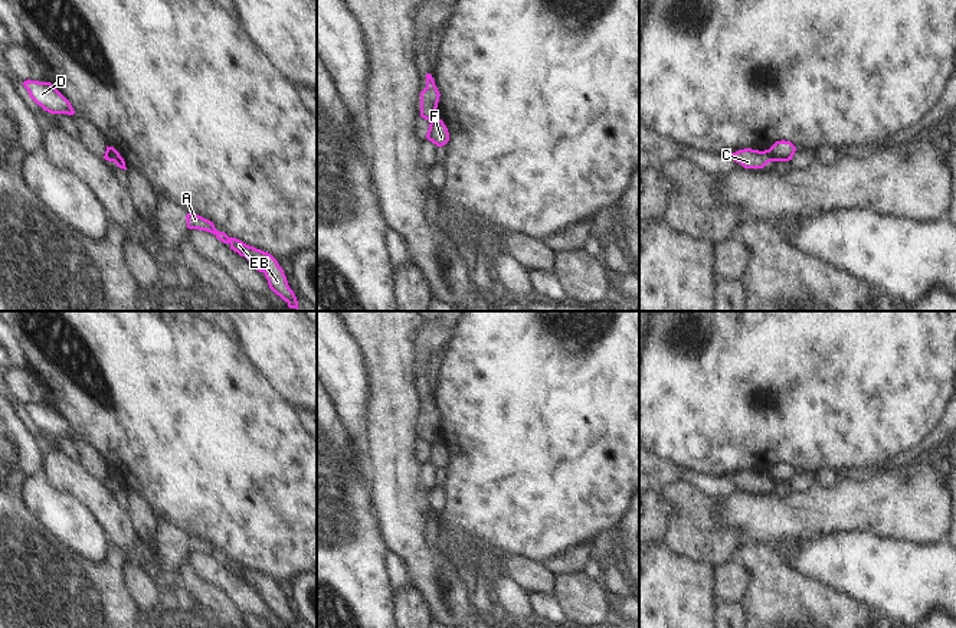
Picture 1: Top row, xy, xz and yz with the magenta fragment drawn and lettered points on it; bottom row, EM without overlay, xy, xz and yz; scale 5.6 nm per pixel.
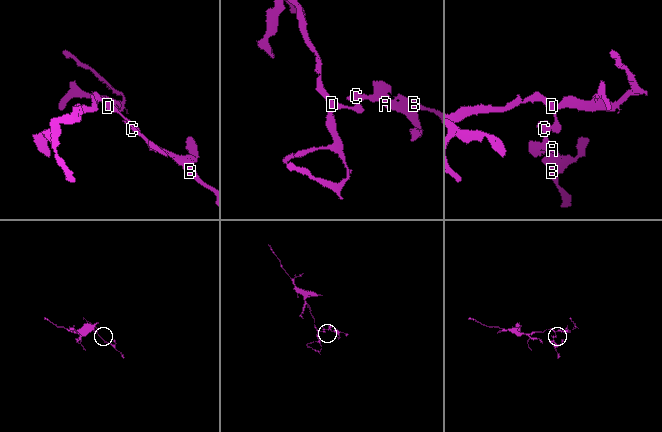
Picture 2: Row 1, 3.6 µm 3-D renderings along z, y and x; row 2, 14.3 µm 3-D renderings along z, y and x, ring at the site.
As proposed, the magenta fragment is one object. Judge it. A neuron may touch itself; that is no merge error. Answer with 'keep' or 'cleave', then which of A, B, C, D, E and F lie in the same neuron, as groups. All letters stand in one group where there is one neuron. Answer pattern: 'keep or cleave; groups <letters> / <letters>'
cleave; groups A B C E / D F

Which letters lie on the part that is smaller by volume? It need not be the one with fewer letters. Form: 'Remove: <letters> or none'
Remove: A, B, C, E

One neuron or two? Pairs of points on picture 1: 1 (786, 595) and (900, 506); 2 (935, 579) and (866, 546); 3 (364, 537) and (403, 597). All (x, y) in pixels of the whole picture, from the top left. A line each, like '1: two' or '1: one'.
1: two
2: one
3: two

